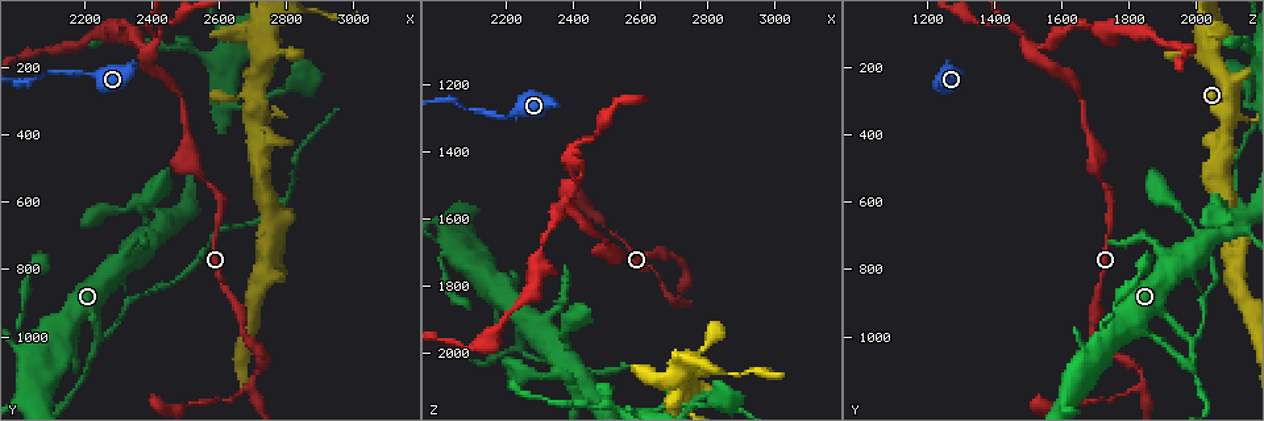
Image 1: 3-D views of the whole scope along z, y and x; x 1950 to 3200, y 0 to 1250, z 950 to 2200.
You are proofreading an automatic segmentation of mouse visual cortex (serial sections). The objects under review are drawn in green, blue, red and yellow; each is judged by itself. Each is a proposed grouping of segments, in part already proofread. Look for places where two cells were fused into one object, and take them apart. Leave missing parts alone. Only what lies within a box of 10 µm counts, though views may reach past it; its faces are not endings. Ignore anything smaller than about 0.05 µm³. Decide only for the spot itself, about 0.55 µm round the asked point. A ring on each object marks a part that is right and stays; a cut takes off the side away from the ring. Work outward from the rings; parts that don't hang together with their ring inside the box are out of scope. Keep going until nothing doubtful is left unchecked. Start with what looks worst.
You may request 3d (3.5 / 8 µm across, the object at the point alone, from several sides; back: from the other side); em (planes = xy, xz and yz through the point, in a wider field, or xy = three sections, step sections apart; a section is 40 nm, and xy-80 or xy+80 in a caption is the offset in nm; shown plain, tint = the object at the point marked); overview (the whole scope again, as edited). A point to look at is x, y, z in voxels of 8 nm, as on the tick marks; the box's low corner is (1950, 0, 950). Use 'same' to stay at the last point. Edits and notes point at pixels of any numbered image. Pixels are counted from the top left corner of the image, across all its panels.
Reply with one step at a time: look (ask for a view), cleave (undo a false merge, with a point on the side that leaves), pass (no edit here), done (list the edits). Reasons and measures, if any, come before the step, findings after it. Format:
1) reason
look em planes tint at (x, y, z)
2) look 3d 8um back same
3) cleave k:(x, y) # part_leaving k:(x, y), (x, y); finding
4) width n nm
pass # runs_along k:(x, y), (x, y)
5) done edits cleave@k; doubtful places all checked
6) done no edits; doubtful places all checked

abrupt turn
look 3d 3.5um at (2380, 160, 1520)

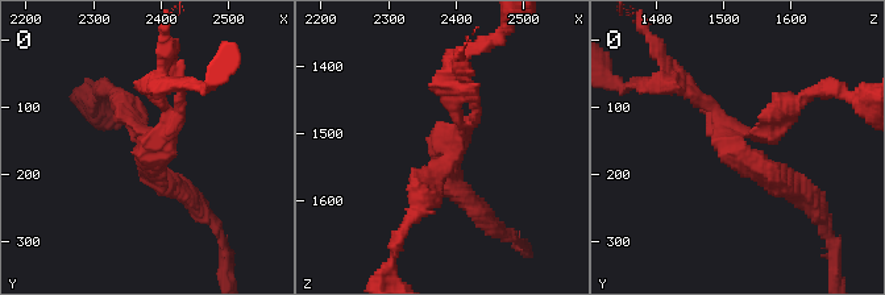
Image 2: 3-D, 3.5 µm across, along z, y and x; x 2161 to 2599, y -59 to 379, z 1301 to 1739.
arms 3; arm_widths 150, 200, 300 nm
look em xy step 2 tint at (2390, 150, 1510)

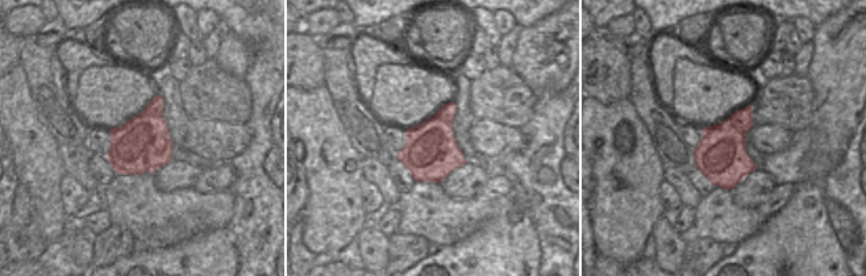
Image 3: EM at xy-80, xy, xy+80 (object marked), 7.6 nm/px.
cleave 2:(772, 119) # part_leaving 2:(746, 134), (836, 90); a second cell is stuck on

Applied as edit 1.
sharp bend
look 3d 3.5um at (2700, 1140, 1840)

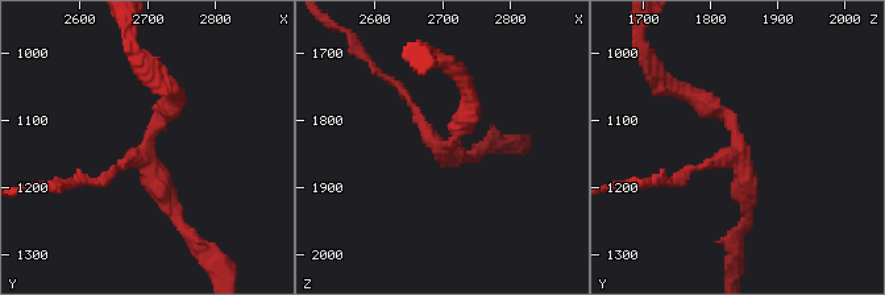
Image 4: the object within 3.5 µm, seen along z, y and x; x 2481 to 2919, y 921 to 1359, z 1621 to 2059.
shape alone is not enough
look em xy step 5 tint at (2695, 1140, 1845)

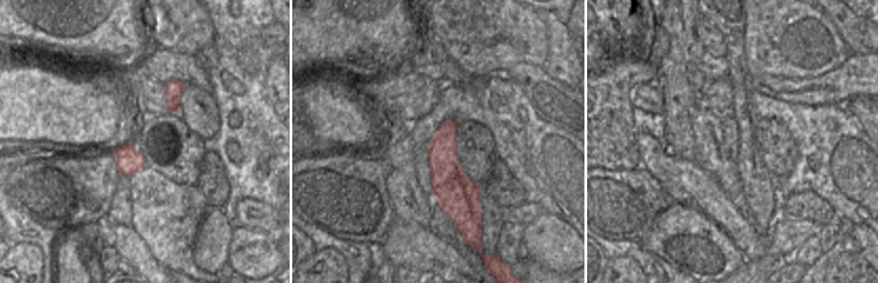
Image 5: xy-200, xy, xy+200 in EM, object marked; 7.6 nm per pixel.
cut it another way
look em xy step 1 tint same

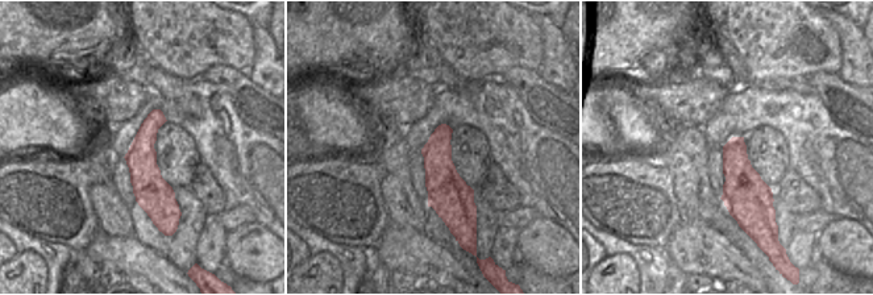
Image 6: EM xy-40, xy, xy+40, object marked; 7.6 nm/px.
pass # one cell here

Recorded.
calibre changes
look 3d 3.5um at (2240, 960, 1940)

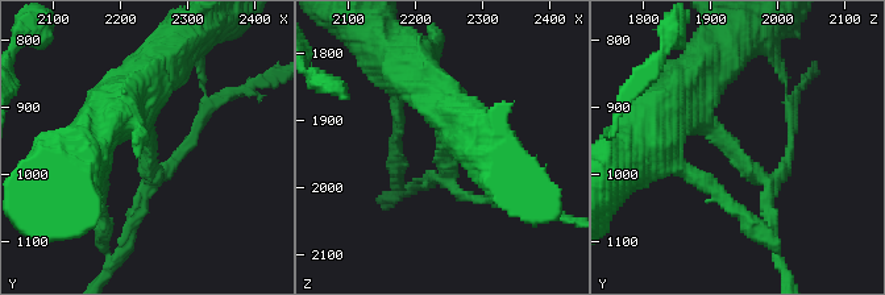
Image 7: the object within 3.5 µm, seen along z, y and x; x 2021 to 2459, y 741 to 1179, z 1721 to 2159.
look em planes tint at (2240, 970, 1940)

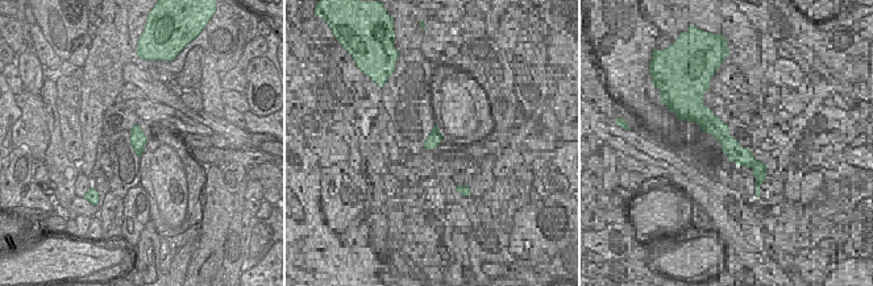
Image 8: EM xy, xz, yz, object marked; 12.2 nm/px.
look em xy step 5 tint same

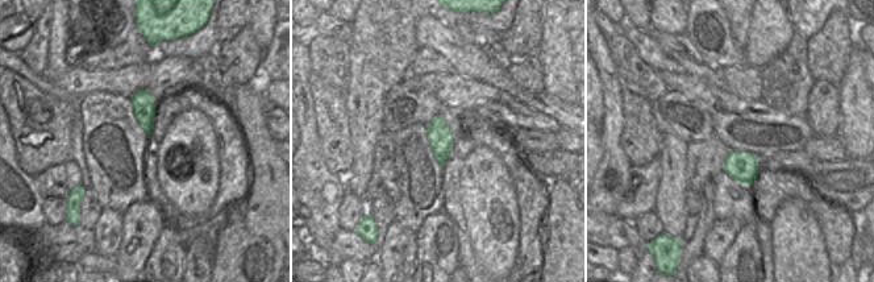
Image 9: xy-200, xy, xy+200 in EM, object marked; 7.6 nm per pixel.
cleave 7:(179, 154) # part_leaving 7:(208, 100), (220, 100), (273, 77); two cells meet here

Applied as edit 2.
done edits cleave@2, cleave@7; doubtful places all checked

